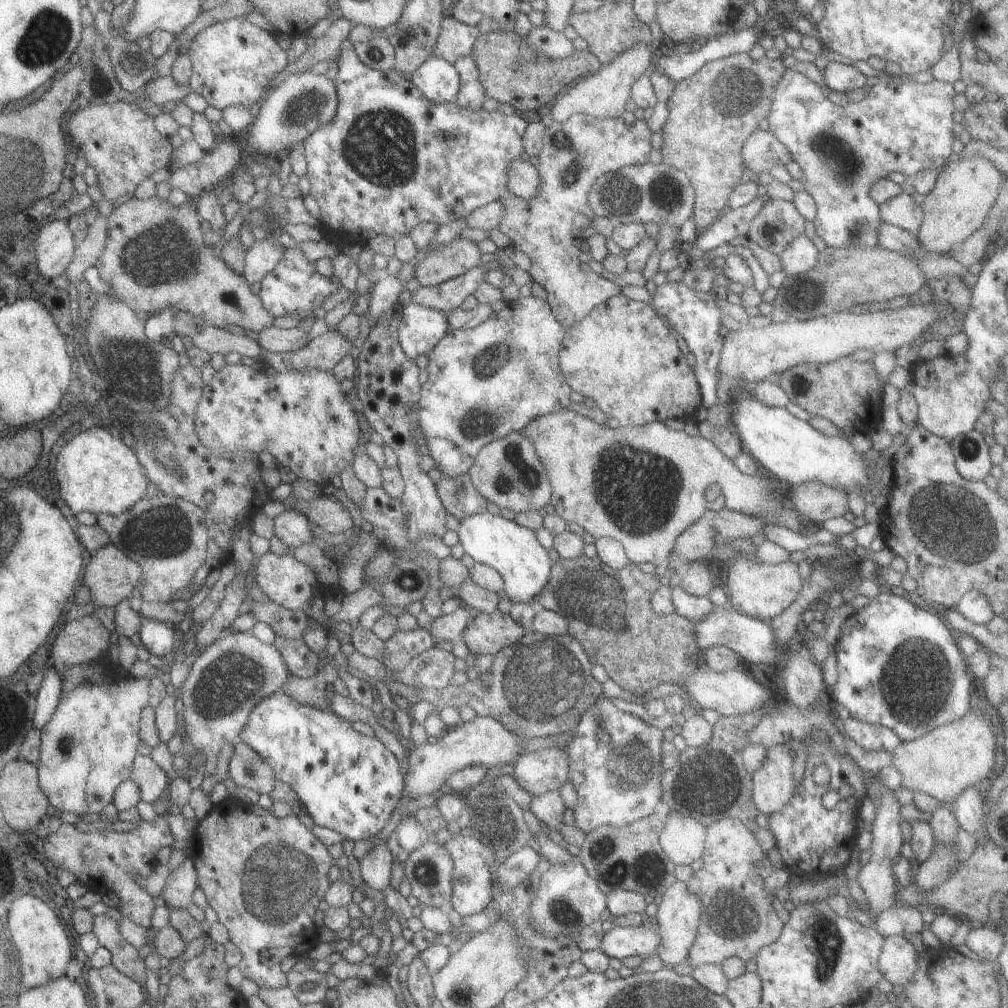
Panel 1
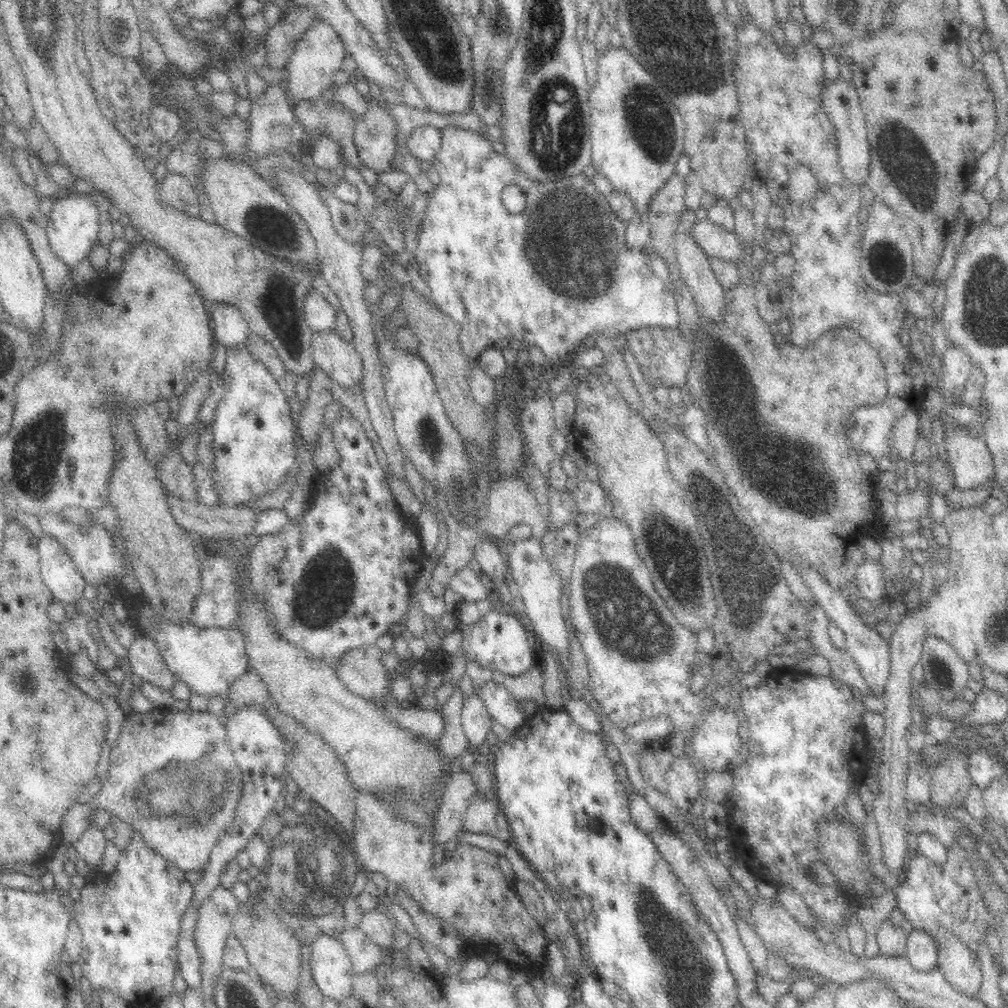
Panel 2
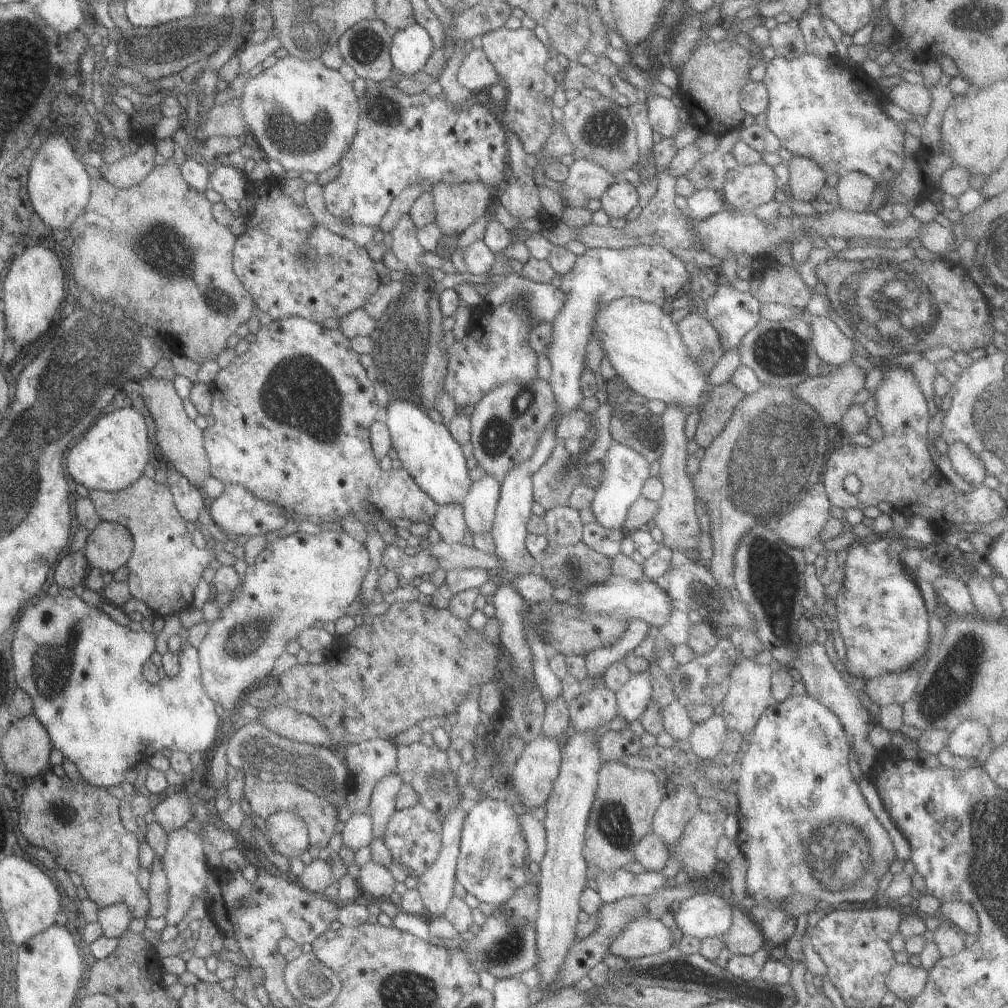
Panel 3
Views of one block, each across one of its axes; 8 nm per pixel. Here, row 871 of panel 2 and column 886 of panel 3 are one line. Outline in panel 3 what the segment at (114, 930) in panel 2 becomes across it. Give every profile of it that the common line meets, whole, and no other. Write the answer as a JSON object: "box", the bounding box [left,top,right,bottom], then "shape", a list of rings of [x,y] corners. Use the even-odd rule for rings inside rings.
{"box":[761,53,904,183],"shape":[[[808,53],[795,59],[775,56],[766,64],[761,82],[768,95],[764,126],[777,138],[780,148],[791,155],[812,159],[825,175],[834,173],[838,178],[856,171],[879,183],[889,181],[900,170],[904,156],[904,124],[883,112],[883,91],[861,69],[850,63],[842,63],[835,56],[828,59]]]}

